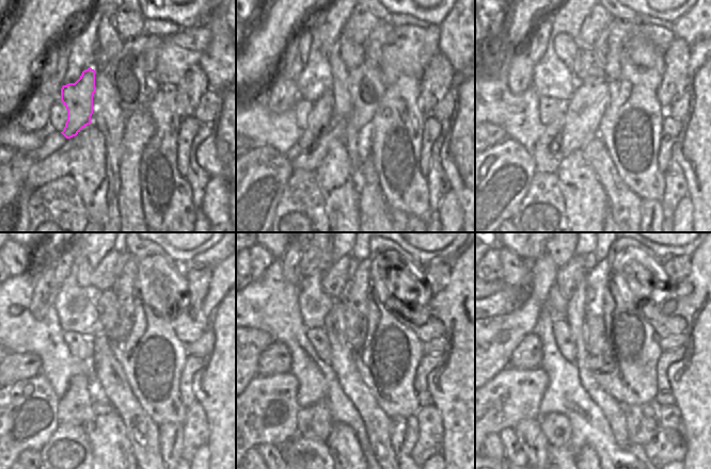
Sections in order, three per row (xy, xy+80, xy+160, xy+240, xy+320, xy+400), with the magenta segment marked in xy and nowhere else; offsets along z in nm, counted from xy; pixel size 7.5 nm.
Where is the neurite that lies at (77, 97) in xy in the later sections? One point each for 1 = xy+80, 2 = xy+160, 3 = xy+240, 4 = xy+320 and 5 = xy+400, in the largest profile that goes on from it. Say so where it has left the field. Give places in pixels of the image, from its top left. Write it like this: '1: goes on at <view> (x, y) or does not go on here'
1: goes on at xy+80 (321, 112)
2: goes on at xy+160 (547, 155)
3: goes on at xy+240 (73, 408)
4: goes on at xy+320 (314, 422)
5: goes on at xy+400 (556, 429)

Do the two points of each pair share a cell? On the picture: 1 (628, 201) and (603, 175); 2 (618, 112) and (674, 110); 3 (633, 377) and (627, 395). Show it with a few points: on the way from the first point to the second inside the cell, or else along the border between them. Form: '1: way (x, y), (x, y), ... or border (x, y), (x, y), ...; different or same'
1: way (621, 195), (610, 181); same
2: border (664, 109), (665, 114); different
3: way (631, 382), (628, 391); same

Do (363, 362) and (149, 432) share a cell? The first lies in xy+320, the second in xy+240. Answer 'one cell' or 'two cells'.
two cells

